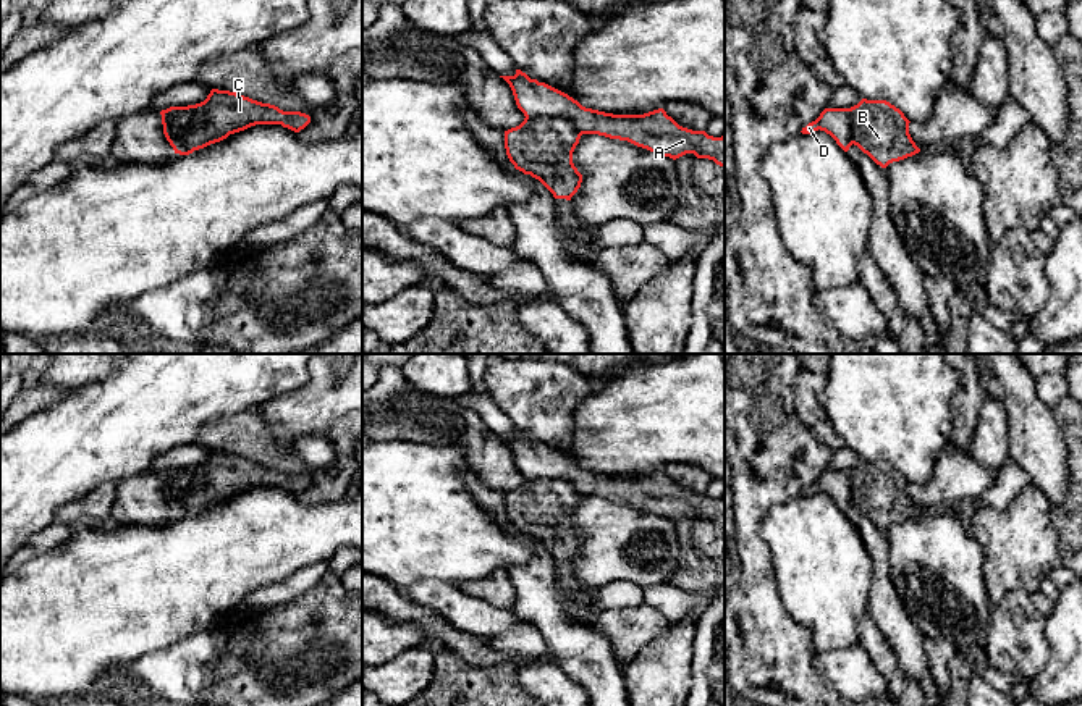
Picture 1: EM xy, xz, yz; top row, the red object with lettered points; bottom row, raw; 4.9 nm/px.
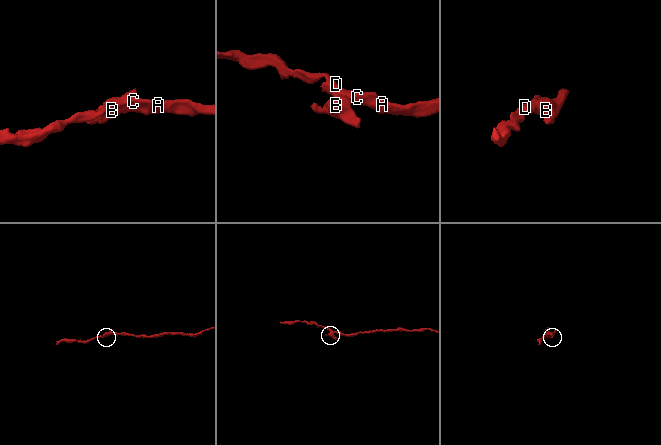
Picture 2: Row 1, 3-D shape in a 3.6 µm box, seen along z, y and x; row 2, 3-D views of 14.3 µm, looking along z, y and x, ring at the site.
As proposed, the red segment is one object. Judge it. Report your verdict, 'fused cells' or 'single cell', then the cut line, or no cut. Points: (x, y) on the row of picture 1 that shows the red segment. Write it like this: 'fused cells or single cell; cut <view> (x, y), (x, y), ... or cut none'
fused cells; cut xz (526, 117), (563, 117), (581, 134)

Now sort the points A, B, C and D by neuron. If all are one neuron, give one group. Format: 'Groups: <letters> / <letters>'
Groups: A C D / B

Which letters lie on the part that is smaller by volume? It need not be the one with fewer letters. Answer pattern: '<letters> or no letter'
B

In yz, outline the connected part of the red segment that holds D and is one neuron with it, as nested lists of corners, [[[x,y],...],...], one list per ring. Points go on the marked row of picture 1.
[[[825,108],[820,116],[802,128],[801,132],[812,134],[818,129],[830,134],[844,152],[852,145],[849,108]]]

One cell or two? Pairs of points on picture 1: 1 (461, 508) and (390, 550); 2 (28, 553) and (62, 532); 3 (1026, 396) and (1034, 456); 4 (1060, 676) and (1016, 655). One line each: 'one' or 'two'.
1: one
2: one
3: one
4: two

